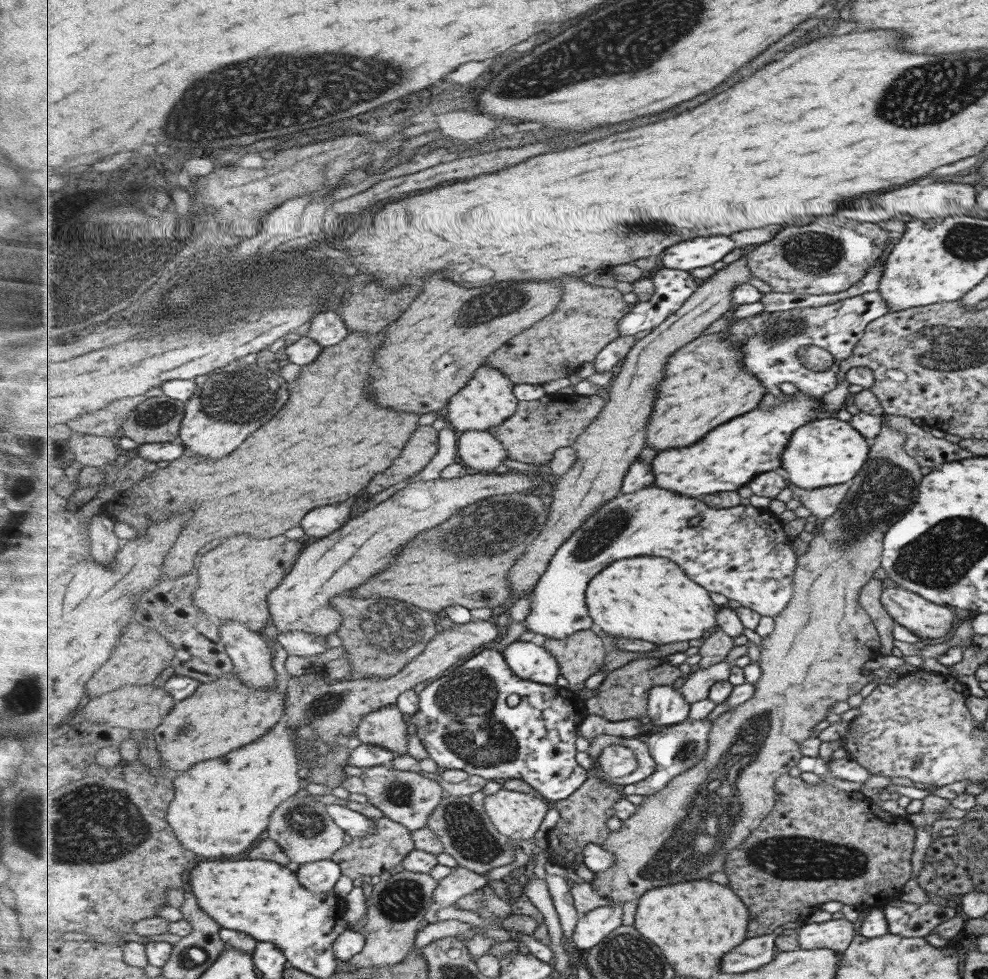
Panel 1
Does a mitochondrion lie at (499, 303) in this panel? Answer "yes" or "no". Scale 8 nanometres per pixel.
yes

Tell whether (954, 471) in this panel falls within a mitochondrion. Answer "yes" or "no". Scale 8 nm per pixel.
no

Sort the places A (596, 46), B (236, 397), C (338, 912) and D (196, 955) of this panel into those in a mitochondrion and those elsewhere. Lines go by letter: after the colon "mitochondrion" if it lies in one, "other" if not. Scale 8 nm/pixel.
A: mitochondrion
B: mitochondrion
C: other
D: mitochondrion

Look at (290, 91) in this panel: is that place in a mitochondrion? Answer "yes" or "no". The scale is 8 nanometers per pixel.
yes

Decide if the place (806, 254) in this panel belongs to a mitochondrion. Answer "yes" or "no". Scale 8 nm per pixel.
yes

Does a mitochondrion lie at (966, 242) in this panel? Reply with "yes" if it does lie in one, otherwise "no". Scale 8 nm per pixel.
yes

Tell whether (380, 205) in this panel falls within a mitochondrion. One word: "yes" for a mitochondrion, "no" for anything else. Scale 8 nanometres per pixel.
no

